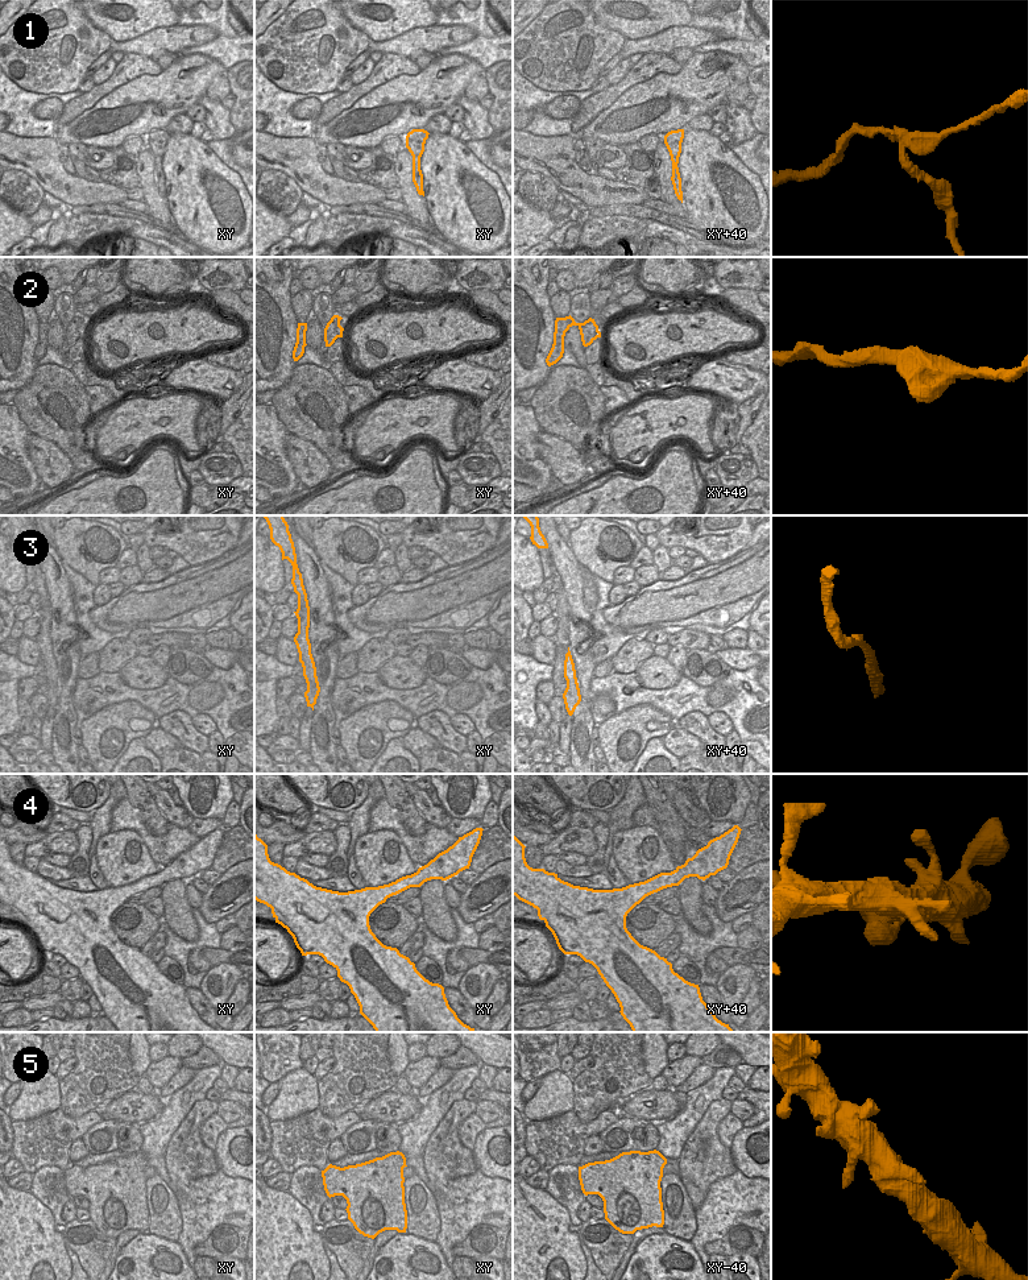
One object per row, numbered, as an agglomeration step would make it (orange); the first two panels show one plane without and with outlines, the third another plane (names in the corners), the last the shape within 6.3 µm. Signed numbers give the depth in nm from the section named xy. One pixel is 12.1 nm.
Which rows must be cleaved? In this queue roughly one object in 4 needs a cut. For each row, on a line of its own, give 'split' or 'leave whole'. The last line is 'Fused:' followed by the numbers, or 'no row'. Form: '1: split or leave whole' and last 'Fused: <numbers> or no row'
1: split
2: leave whole
3: leave whole
4: leave whole
5: leave whole
Fused: 1

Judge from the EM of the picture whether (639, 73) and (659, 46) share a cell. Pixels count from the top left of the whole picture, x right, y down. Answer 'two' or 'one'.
two

